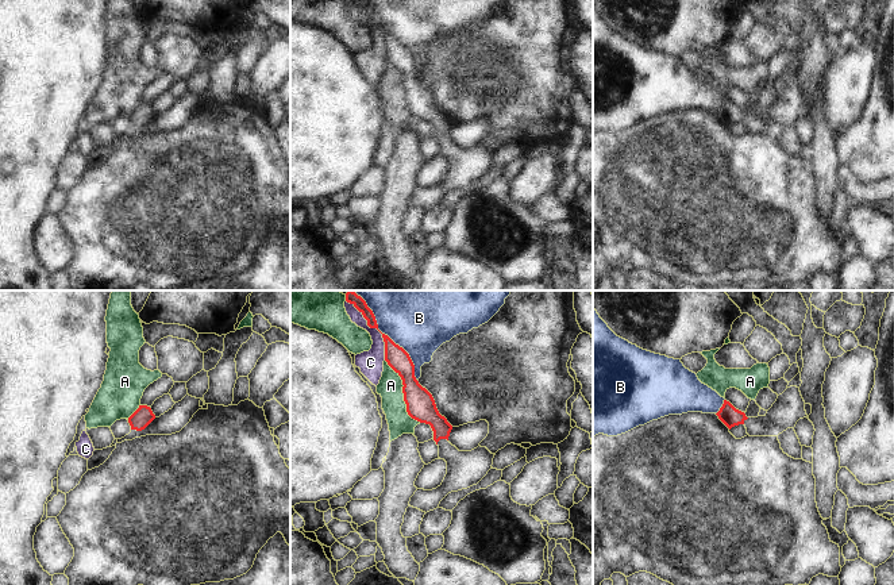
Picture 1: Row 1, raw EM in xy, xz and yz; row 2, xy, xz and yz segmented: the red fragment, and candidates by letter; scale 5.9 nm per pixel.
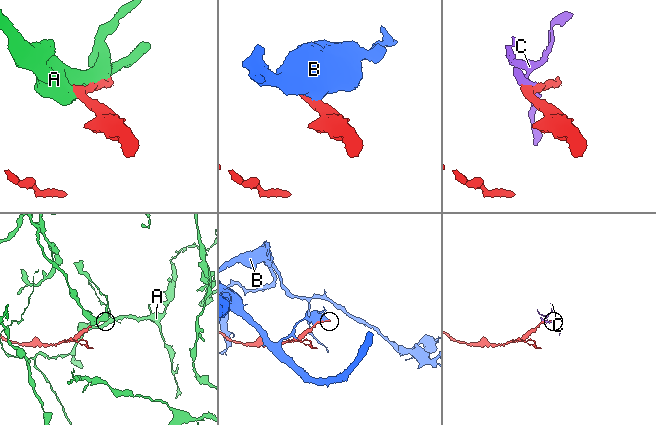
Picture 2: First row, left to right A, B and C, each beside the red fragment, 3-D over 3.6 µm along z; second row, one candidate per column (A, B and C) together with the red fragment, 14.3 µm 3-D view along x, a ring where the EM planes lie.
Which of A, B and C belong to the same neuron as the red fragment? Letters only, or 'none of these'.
none of these

